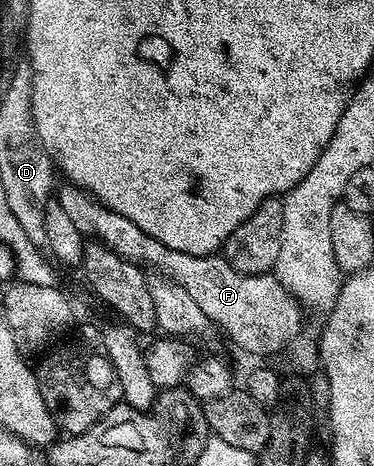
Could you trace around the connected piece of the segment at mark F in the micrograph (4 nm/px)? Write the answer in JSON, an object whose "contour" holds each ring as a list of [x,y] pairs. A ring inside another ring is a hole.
{"contour":[[[59,183],[56,199],[83,237],[101,242],[105,248],[112,250],[112,254],[131,260],[143,270],[164,275],[188,290],[213,327],[218,332],[222,331],[240,351],[250,356],[274,356],[299,335],[297,332],[302,328],[303,305],[279,282],[277,276],[249,276],[237,272],[222,254],[197,256],[172,250],[144,234],[144,230],[128,222],[124,214],[116,214],[116,210],[105,208],[90,193],[83,192],[72,183]]]}

